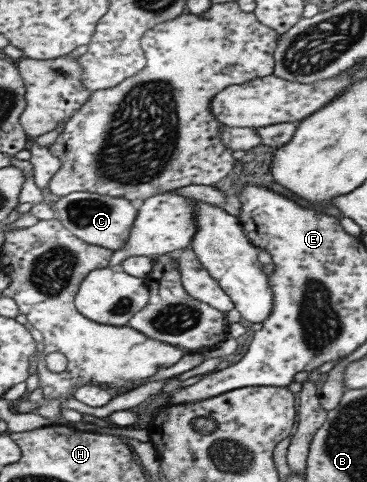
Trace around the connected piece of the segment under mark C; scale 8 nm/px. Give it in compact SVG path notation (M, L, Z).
M74 192L73 195L60 197L53 209L56 218L74 232L75 236L86 240L89 244L111 248L113 251L121 250L127 244L135 220L138 219L138 210L130 200L92 192Z

